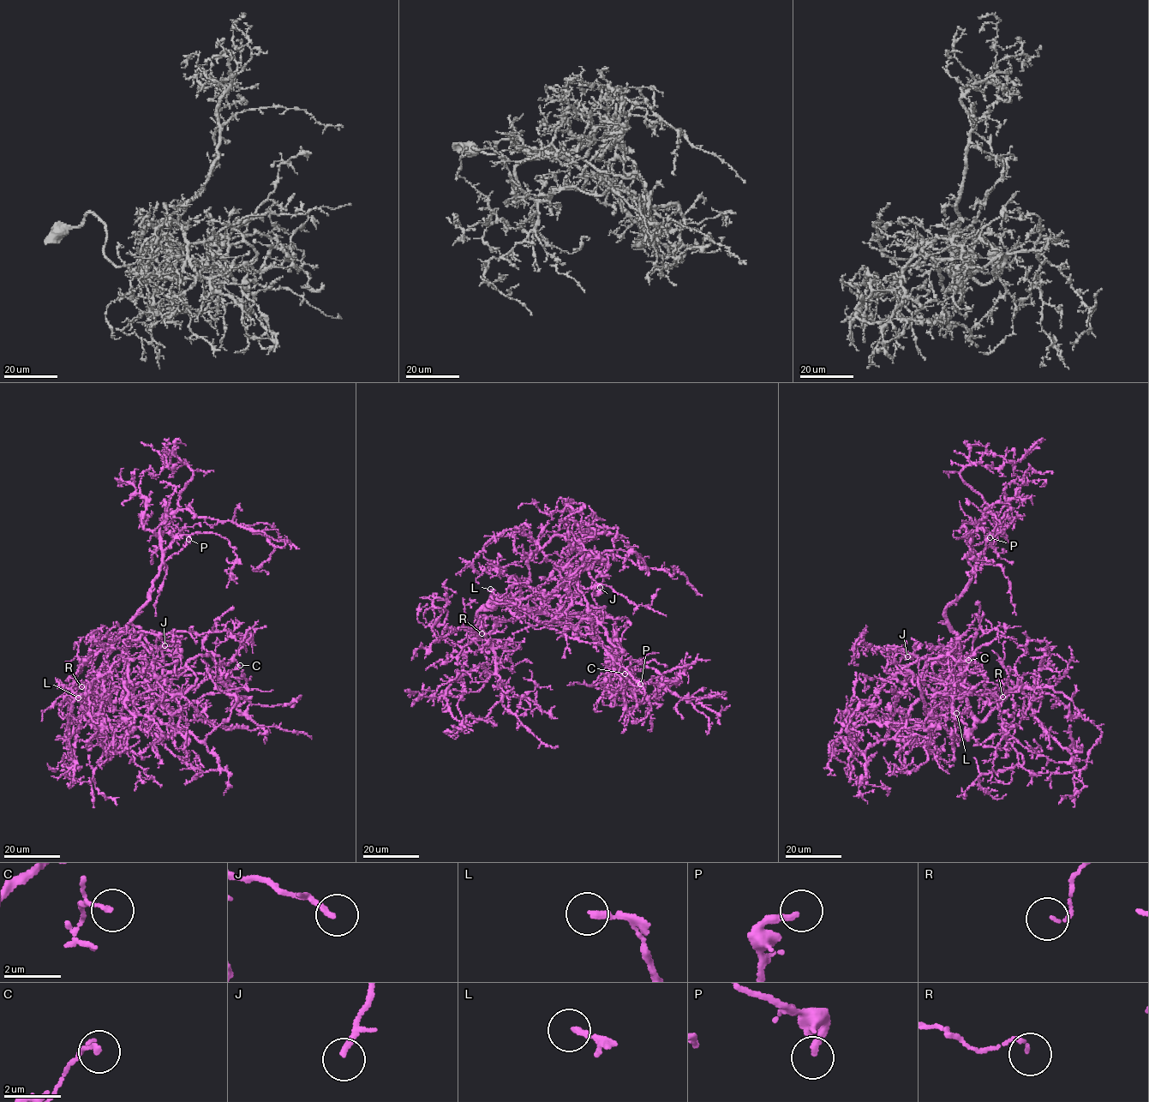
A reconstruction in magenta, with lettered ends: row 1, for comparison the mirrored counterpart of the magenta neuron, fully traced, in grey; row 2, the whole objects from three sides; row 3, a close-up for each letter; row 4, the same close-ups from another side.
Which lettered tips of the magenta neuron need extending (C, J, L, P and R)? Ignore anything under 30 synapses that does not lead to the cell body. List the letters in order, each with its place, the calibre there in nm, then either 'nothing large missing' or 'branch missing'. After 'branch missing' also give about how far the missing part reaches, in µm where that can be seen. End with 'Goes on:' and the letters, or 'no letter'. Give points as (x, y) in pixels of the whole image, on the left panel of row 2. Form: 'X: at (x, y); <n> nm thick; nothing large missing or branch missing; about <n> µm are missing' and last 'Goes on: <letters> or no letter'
C: at (240, 665); 110 nm thick; nothing large missing
J: at (164, 645); 190 nm thick; nothing large missing
L: at (78, 697); 200 nm thick; branch missing; about 35 µm are missing
P: at (188, 539); 200 nm thick; nothing large missing
R: at (81, 686); 110 nm thick; nothing large missing
Goes on: L

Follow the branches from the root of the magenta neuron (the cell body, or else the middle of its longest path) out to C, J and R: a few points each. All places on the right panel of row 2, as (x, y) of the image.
C: (958, 636), (966, 673), (960, 677), (953, 673), (954, 676), (981, 664), (972, 659), (968, 660)
J: (958, 636), (956, 660), (926, 660), (891, 648), (876, 649), (881, 651), (892, 649), (907, 656)
R: (958, 636), (960, 655), (966, 655), (981, 667), (985, 689), (1002, 697)

